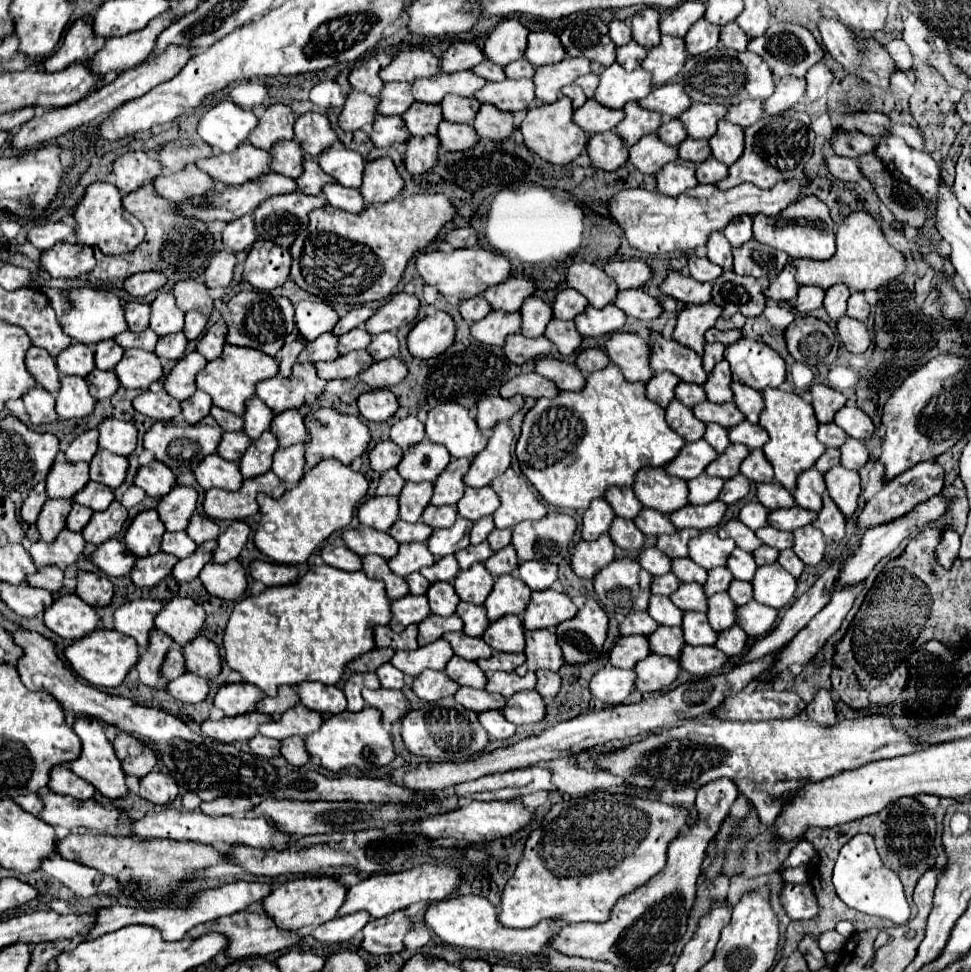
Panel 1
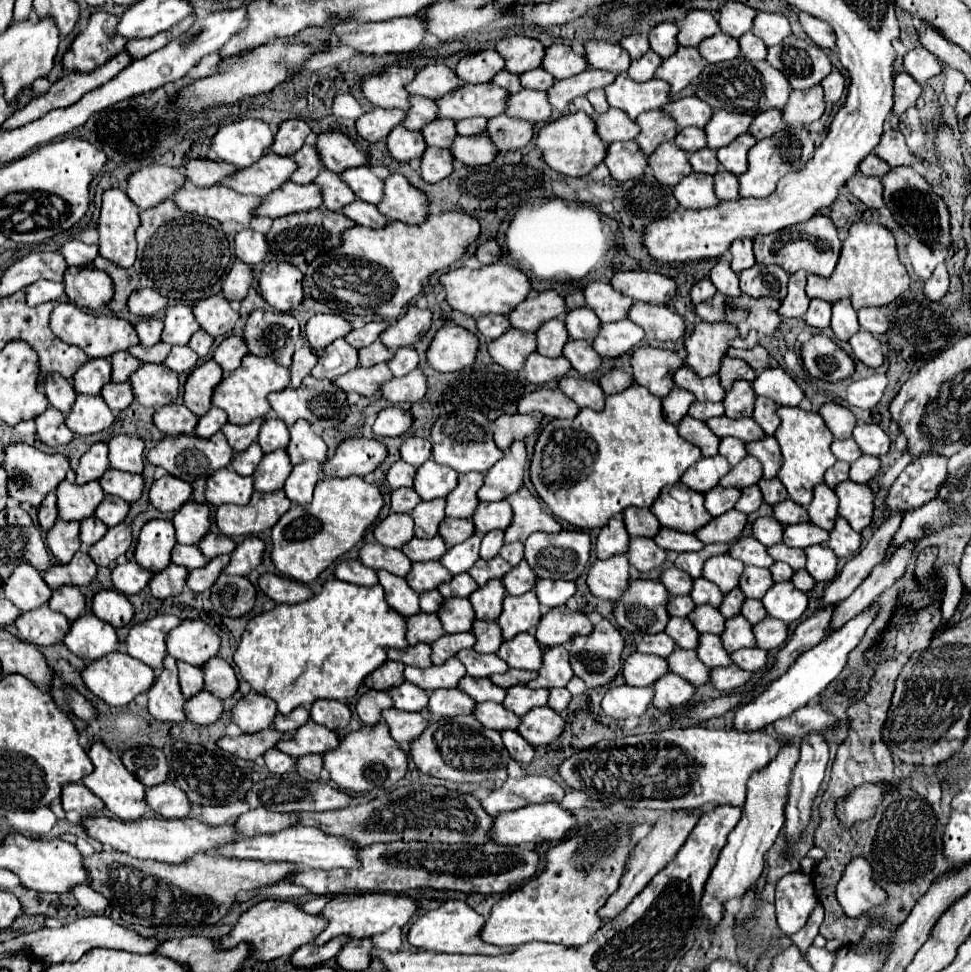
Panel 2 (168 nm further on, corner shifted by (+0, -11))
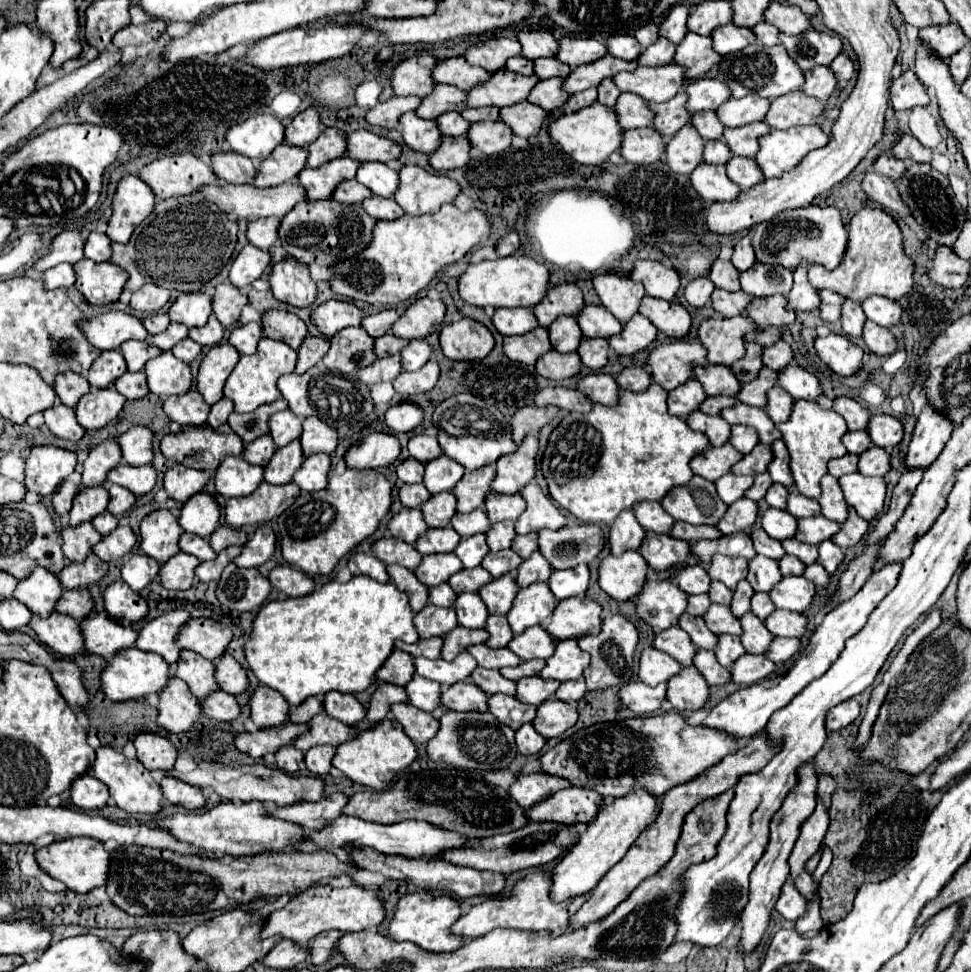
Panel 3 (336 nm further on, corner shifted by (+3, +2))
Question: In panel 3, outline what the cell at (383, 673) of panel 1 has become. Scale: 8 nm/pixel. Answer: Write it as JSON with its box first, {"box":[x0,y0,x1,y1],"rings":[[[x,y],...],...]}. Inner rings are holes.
{"box":[404,674,440,712],"rings":[[[418,674],[412,676],[412,680],[404,686],[408,694],[408,702],[420,710],[432,712],[436,706],[440,706],[440,684],[422,678]]]}

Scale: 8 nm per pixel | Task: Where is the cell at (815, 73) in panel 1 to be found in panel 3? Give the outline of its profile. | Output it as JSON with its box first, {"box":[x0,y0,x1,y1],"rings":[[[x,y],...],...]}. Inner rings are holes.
{"box":[830,54,854,88],"rings":[[[838,54],[838,58],[832,60],[830,68],[834,70],[834,76],[836,76],[840,88],[844,88],[848,84],[848,80],[852,78],[852,74],[854,74],[854,64],[846,54]]]}

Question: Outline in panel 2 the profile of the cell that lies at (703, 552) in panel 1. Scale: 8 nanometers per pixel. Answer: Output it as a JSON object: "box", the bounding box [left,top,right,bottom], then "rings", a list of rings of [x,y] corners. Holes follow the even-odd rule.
{"box":[703,555,743,593],"rings":[[[731,555],[711,557],[703,567],[703,577],[715,583],[723,593],[729,593],[739,585],[741,573],[743,573],[743,563],[739,563]]]}

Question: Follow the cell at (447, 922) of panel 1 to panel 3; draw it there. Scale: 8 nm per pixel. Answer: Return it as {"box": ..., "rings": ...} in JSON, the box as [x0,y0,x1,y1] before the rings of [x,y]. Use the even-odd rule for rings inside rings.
{"box":[388,892,466,952],"rings":[[[416,892],[416,894],[408,894],[398,902],[396,914],[390,922],[388,928],[388,936],[396,942],[414,942],[424,950],[430,952],[448,952],[448,950],[458,950],[466,938],[456,938],[456,934],[450,932],[450,926],[462,916],[460,904],[458,900],[454,900],[448,894],[442,896],[434,896],[430,892]]]}

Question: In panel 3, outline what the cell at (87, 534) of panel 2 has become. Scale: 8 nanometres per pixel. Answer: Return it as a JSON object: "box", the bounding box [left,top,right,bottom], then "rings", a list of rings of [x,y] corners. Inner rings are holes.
{"box":[92,512,118,536],"rings":[[[104,512],[104,514],[98,514],[96,518],[92,518],[92,526],[94,526],[102,536],[106,536],[106,534],[110,534],[110,532],[118,526],[118,520],[116,520],[116,516]]]}

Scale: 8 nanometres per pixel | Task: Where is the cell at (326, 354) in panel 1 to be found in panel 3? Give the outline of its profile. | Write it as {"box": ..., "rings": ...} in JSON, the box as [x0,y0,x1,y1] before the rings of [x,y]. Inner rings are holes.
{"box":[324,328,376,374],"rings":[[[344,328],[330,338],[330,350],[324,356],[324,366],[342,374],[368,366],[376,358],[372,344],[374,340],[362,328]]]}

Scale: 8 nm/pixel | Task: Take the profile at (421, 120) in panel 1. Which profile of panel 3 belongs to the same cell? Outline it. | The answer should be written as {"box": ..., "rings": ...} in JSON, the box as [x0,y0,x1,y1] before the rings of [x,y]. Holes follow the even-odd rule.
{"box":[436,112,470,136],"rings":[[[448,112],[448,114],[440,114],[440,118],[436,118],[440,132],[444,136],[462,136],[466,134],[466,130],[470,128],[470,122],[466,122],[460,112]]]}

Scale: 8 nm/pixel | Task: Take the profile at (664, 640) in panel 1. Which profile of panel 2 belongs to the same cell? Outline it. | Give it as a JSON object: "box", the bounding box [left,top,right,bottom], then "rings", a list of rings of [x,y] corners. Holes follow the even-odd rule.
{"box":[667,647,711,687],"rings":[[[677,647],[675,655],[671,655],[671,659],[667,659],[667,663],[673,673],[681,675],[683,679],[687,679],[695,687],[707,685],[711,681],[711,677],[709,677],[711,669],[703,667],[701,659],[697,657],[697,651],[687,651],[687,649]]]}

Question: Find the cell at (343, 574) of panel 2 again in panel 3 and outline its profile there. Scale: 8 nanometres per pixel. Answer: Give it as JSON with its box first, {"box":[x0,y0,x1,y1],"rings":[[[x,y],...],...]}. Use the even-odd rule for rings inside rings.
{"box":[348,554,388,582],"rings":[[[350,554],[348,558],[348,568],[352,574],[366,574],[378,582],[388,582],[388,574],[386,574],[386,566],[372,554]]]}

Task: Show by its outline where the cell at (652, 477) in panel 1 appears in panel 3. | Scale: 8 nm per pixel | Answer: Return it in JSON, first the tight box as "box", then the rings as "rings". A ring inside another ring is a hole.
{"box":[660,476,728,526],"rings":[[[694,476],[688,486],[676,486],[676,490],[672,490],[672,494],[666,494],[660,504],[674,520],[710,526],[716,526],[728,508],[716,496],[714,482],[708,482],[700,476]]]}

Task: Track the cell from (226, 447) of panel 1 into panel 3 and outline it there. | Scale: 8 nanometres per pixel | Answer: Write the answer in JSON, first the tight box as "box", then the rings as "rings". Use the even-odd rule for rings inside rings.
{"box":[242,434,276,466],"rings":[[[264,434],[264,436],[260,436],[260,438],[252,440],[252,442],[248,442],[248,444],[244,446],[242,456],[244,456],[244,460],[246,460],[248,464],[266,466],[268,460],[272,458],[274,450],[276,450],[276,444],[272,442],[272,438],[270,438],[268,434]]]}

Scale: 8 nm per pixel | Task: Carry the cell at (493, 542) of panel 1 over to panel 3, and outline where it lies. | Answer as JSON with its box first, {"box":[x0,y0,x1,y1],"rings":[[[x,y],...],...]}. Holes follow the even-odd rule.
{"box":[510,534,536,558],"rings":[[[526,534],[526,536],[516,536],[516,542],[510,546],[520,558],[528,558],[536,550],[536,534]]]}

